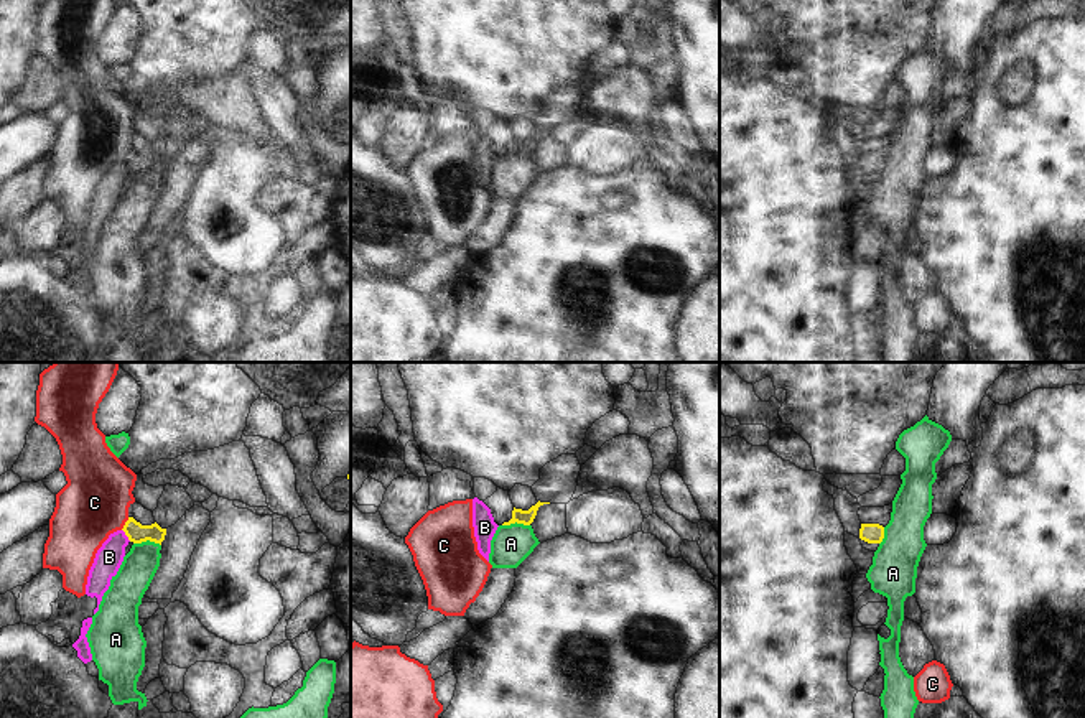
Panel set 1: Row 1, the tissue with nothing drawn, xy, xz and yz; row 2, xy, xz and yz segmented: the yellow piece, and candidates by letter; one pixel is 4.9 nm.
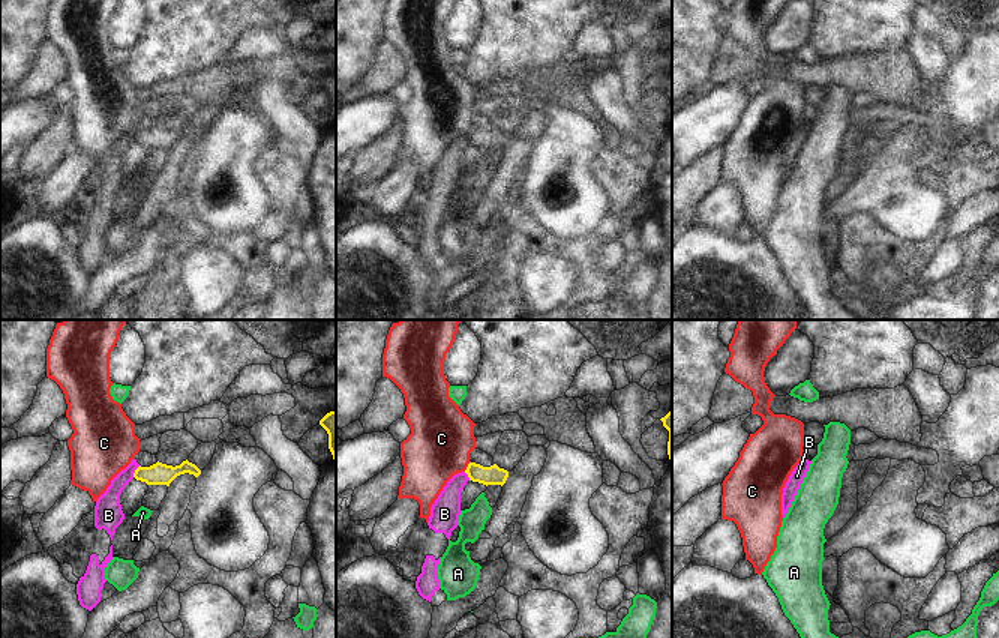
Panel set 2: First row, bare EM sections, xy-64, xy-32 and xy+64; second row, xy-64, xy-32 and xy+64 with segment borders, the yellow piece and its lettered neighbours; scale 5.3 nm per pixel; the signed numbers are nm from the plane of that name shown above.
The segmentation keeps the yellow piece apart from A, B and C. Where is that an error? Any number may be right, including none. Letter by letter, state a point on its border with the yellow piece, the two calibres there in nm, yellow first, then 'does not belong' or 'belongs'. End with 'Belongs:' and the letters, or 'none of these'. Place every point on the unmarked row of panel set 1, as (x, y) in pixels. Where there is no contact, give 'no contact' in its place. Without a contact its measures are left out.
A: xy (147, 170) | 90/170 nm | does not belong
B: xy (125, 165) | 90/140 nm | does not belong
C: xy (125, 155) | 90/340 nm | belongs
Belongs: C

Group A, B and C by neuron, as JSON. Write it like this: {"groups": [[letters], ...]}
{"groups": [["A"], ["B"], ["C"]]}

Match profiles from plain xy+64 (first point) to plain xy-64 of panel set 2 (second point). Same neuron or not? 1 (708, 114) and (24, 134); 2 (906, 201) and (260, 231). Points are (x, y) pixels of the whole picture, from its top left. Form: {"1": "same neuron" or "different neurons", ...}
{"1": "same neuron", "2": "different neurons"}

